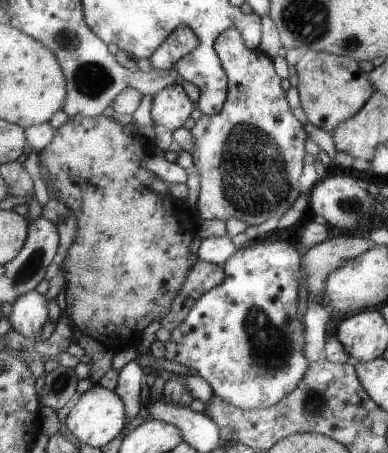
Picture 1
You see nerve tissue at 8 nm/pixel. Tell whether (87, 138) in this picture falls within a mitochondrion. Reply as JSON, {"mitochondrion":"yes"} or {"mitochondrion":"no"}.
{"mitochondrion":"no"}

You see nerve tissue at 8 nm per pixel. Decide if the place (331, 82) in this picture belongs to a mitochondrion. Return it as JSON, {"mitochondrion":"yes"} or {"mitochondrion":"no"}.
{"mitochondrion":"no"}

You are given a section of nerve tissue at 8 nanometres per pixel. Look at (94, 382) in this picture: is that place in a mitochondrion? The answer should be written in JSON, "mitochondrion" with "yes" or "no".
{"mitochondrion":"no"}

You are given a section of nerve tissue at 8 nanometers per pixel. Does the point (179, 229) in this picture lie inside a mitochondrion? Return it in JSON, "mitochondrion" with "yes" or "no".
{"mitochondrion":"no"}

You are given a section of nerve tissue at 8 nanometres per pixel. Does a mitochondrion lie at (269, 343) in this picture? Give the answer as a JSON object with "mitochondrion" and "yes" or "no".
{"mitochondrion":"yes"}

